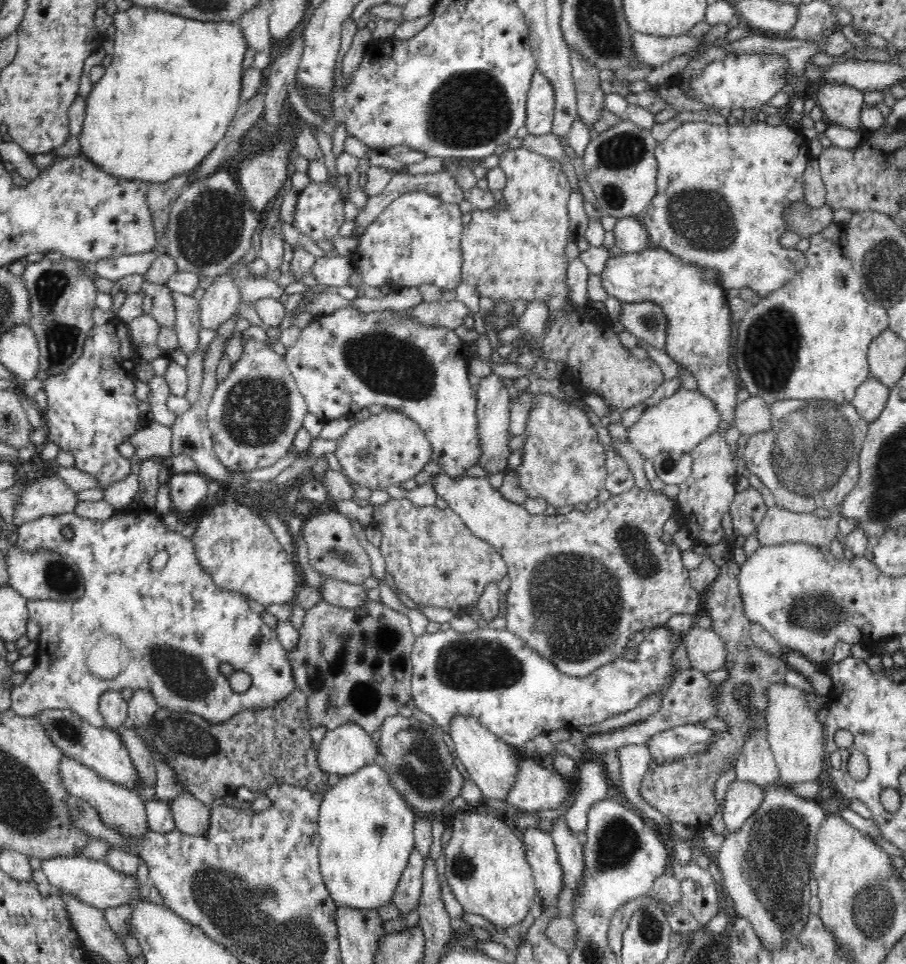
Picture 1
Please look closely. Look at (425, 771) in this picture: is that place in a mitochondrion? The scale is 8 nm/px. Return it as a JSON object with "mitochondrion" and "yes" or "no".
{"mitochondrion":"yes"}

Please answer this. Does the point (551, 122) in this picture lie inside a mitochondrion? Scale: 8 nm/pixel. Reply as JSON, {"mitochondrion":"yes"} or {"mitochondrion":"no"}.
{"mitochondrion":"no"}

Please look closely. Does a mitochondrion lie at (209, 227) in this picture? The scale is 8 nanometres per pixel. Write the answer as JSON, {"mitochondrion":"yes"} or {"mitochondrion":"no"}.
{"mitochondrion":"yes"}

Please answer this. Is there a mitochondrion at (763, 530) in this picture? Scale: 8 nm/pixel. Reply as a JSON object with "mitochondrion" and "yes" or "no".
{"mitochondrion":"no"}

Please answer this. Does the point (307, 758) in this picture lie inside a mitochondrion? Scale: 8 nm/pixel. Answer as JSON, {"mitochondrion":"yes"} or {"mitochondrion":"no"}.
{"mitochondrion":"no"}

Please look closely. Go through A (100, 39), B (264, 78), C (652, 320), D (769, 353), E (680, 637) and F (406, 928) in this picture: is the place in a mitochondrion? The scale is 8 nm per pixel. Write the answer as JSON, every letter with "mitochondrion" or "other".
{"A":"other","B":"other","C":"mitochondrion","D":"mitochondrion","E":"other","F":"other"}

